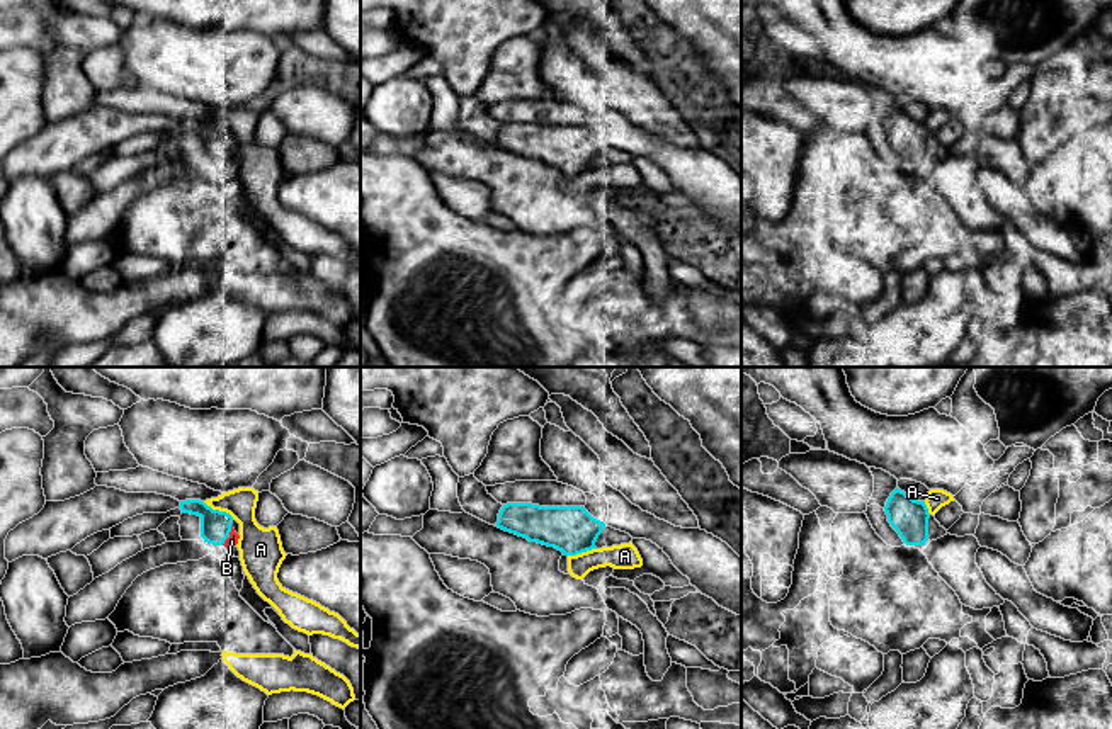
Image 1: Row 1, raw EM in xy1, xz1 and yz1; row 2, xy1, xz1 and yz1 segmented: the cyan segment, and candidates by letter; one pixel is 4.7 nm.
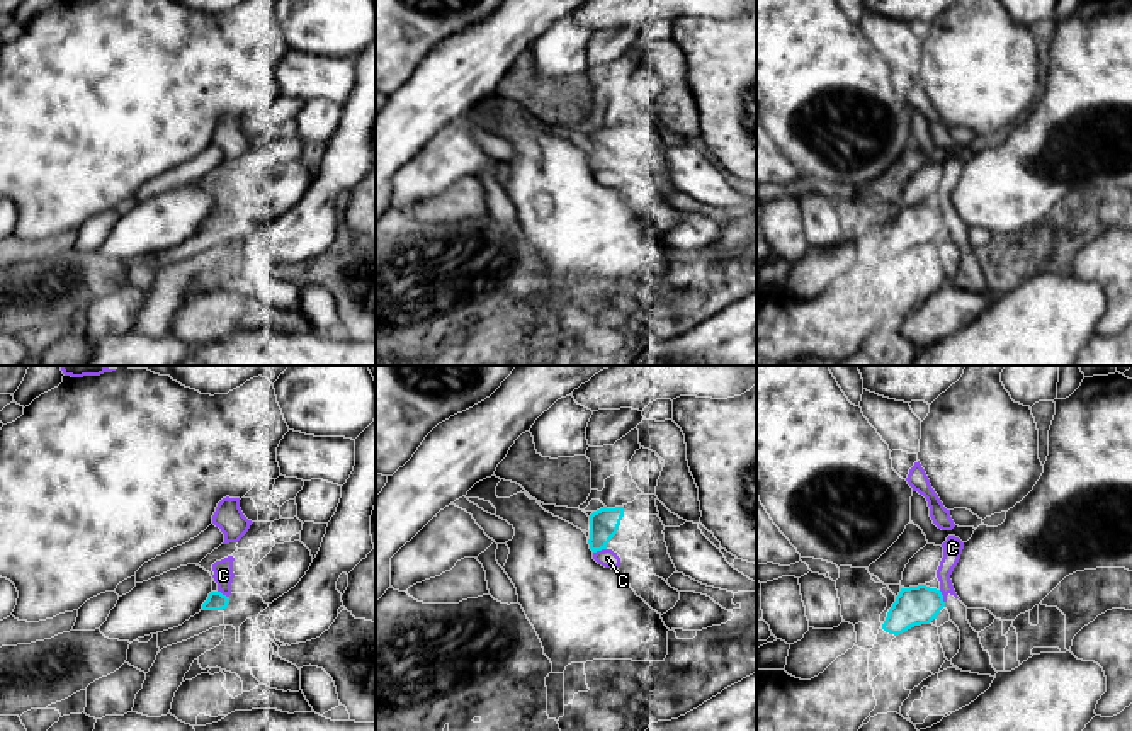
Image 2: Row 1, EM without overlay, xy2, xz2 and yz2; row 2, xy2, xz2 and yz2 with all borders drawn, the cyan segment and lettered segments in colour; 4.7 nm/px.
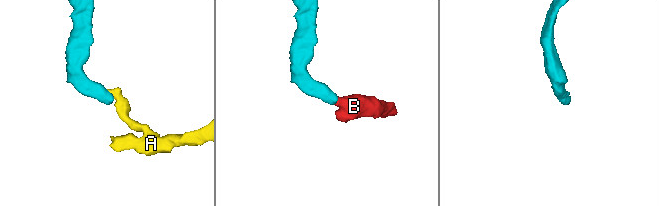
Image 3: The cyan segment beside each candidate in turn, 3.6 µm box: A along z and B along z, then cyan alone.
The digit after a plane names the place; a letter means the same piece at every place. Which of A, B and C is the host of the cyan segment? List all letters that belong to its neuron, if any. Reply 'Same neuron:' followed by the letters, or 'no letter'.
Same neuron: B

